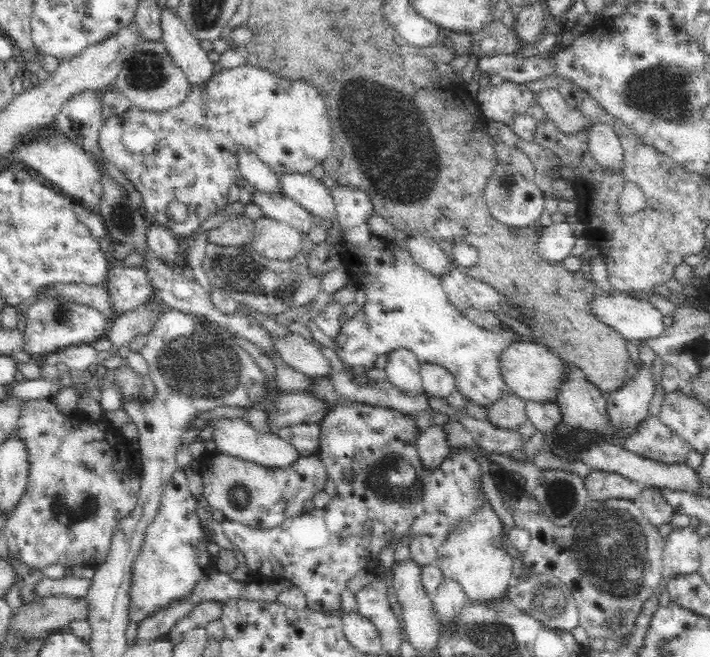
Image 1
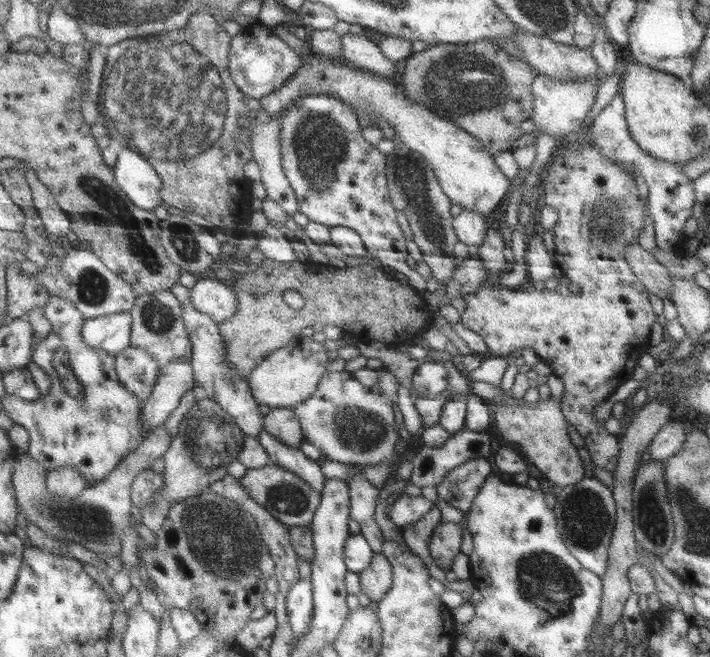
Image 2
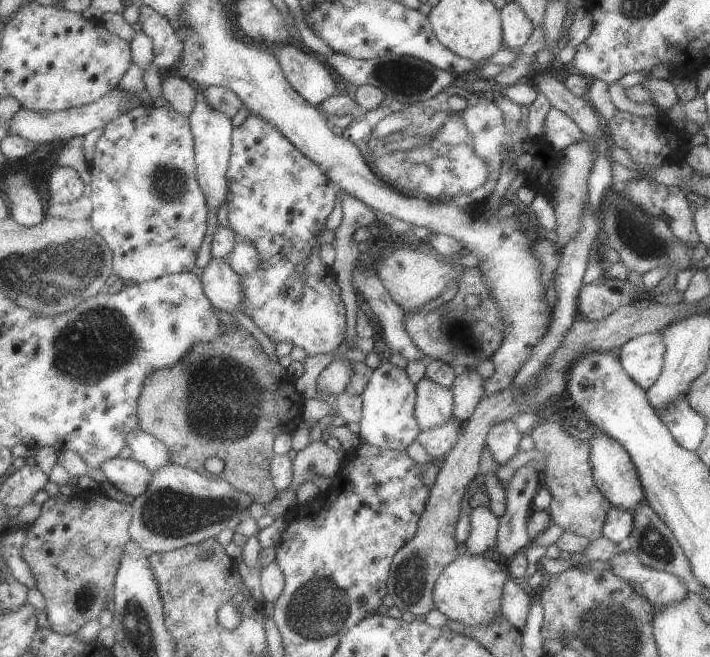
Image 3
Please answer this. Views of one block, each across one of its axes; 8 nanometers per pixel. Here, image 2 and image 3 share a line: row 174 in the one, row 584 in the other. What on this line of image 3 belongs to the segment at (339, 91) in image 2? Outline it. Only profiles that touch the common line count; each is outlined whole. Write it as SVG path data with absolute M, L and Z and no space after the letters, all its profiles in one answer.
M465 552L440 573L434 588L436 608L445 614L449 621L459 621L468 627L493 624L504 612L504 587L510 578L511 574L506 565L485 558L484 555Z

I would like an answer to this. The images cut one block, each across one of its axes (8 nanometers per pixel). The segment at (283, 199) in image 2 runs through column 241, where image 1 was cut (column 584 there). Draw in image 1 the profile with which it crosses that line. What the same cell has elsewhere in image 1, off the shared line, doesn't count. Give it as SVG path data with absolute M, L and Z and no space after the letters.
M544 88L536 95L536 100L544 109L547 119L554 121L560 130L578 132L584 126L584 116L578 110L570 108L558 89Z

